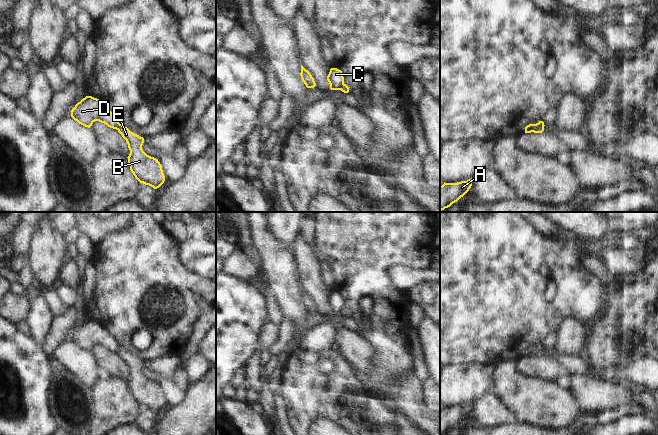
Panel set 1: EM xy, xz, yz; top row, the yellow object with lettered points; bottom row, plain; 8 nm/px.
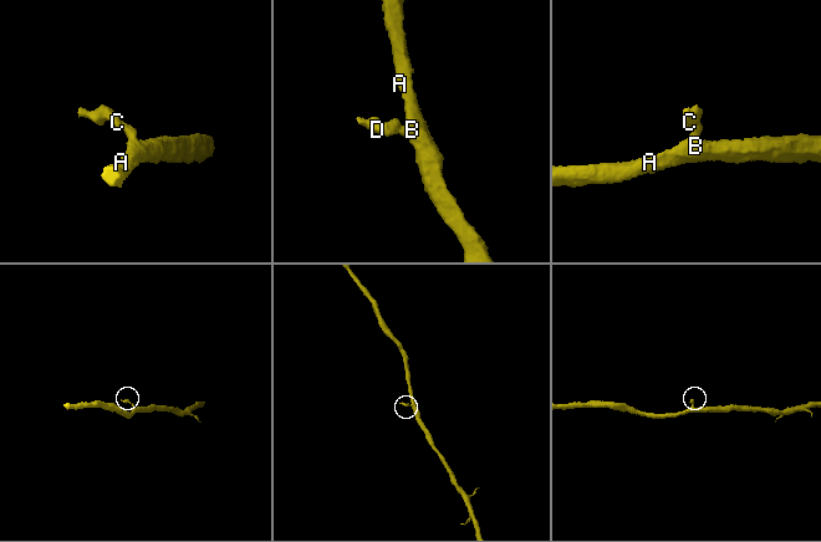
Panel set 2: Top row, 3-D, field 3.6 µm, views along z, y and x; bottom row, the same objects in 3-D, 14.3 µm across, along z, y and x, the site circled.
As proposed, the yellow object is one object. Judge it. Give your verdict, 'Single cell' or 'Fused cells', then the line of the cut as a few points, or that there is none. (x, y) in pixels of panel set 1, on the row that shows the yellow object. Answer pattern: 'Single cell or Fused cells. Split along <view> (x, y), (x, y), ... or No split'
Fused cells. Split along yz (536, 124), (532, 131).

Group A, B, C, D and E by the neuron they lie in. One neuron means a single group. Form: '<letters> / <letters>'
A B E / C D

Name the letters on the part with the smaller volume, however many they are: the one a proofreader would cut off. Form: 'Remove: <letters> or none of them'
Remove: C, D

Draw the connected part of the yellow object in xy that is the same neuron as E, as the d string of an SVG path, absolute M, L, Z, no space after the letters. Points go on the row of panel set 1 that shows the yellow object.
M119 123L118 132L126 140L130 154L128 164L135 178L154 189L159 188L165 181L162 166L158 159L147 155L142 145L144 138L131 132L127 127Z

